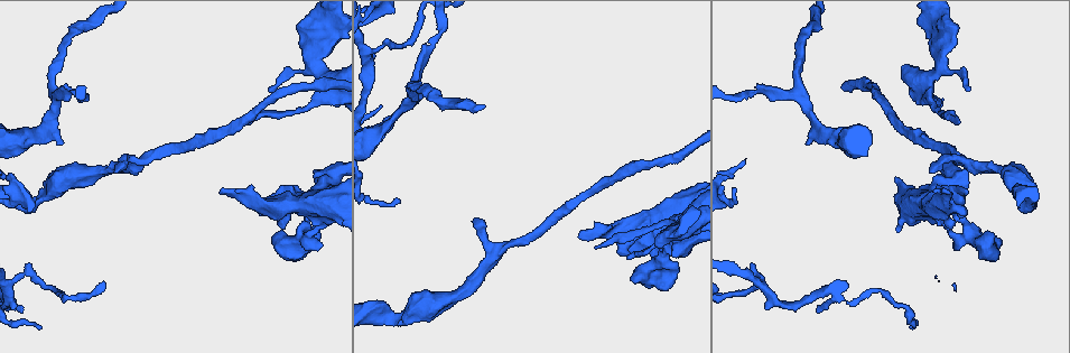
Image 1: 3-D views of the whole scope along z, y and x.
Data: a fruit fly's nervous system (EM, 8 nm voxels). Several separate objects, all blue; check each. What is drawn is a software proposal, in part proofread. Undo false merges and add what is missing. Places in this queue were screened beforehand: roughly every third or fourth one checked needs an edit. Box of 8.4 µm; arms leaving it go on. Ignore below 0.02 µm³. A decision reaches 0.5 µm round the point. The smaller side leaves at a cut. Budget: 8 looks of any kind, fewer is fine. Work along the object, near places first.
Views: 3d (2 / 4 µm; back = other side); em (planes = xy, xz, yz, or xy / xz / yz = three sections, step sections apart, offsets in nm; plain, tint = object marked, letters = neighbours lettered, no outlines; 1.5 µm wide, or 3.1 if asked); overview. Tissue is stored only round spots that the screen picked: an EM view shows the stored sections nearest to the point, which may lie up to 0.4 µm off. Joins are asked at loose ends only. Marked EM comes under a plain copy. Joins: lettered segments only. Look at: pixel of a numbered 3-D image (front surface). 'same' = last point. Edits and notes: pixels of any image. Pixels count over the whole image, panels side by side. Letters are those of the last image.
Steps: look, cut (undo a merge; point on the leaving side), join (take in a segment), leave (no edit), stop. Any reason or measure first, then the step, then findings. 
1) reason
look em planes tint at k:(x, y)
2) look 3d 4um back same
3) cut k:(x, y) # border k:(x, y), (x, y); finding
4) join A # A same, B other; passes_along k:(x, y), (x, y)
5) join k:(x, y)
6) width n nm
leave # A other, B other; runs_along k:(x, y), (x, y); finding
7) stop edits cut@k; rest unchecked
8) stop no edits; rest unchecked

look em yz step 8 tint at 1:(40, 201)

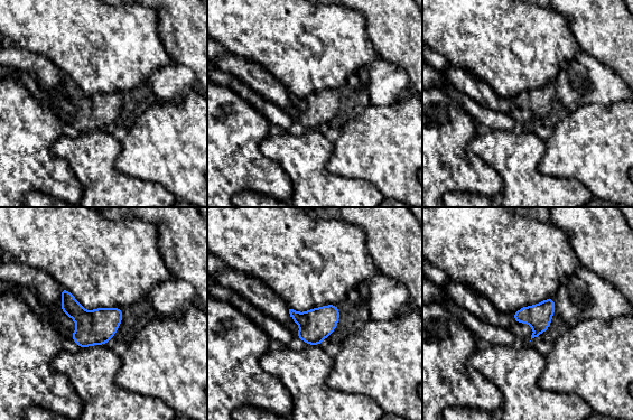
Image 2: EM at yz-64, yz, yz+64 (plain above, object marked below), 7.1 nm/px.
look em yz step 8 letters same

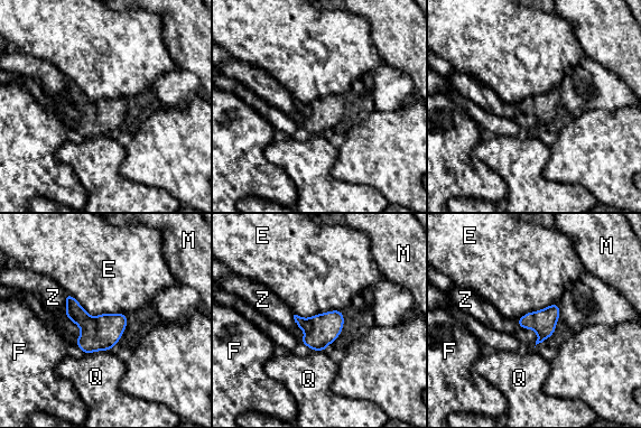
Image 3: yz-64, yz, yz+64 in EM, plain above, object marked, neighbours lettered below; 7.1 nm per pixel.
leave # E other, F other, M other, Q other, Z other; border 3:(64, 294), (65, 315), (67, 317); all the same neuron

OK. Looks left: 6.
free end
look 3d 4um at 1:(61, 145)

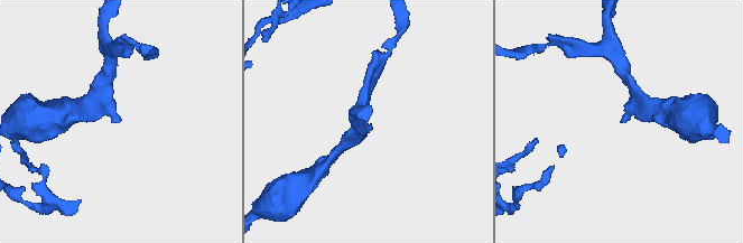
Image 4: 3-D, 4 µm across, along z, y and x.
need the tissue
look em planes letters at 4:(119, 121)

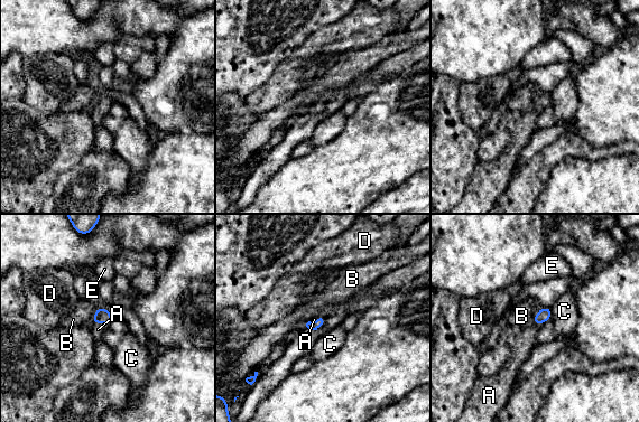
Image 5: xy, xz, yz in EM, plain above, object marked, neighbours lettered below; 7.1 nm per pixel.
longest_contact B 130 nm
join A # A same, B other, C other, D other, E other; passes_along 5:(102, 316), (100, 322), (98, 329); the neuron continues

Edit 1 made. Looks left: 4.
redraw
look overview

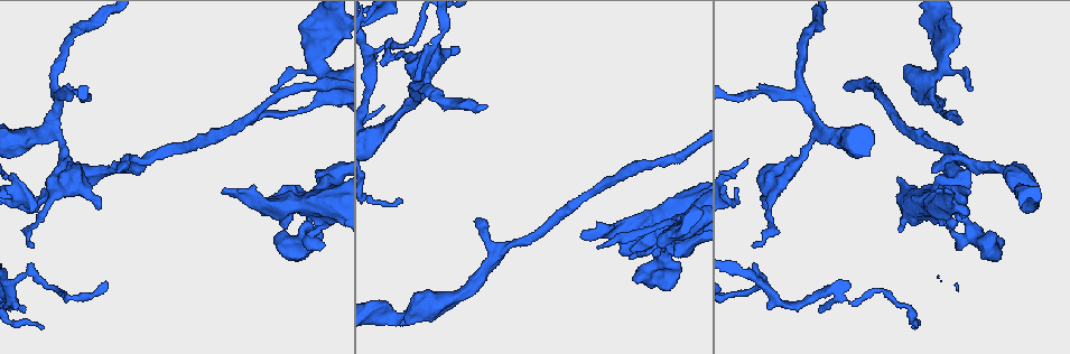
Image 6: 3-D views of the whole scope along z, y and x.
free end
look 3d 2um at 6:(970, 91)

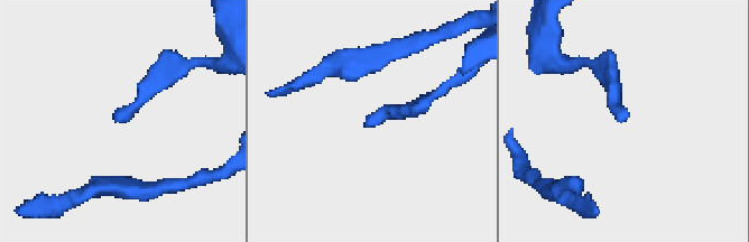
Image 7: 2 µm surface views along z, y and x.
look em xz step 8 tint at 7:(116, 122)

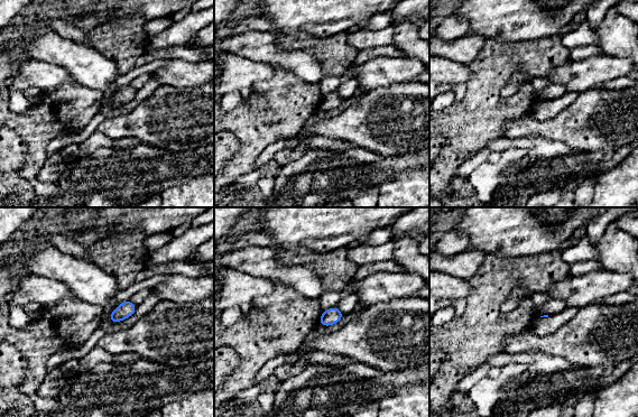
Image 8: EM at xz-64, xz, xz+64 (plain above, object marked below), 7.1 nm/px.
look em planes letters same

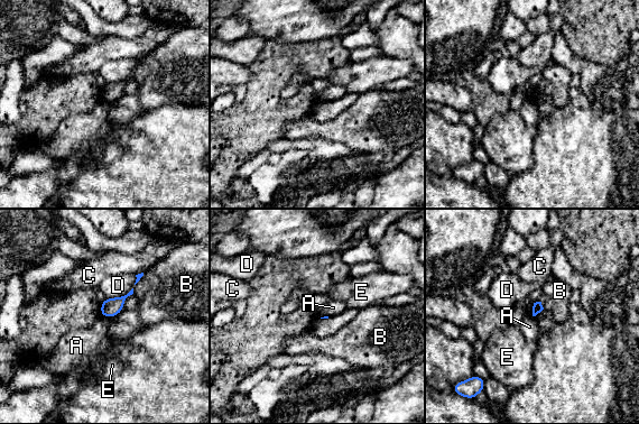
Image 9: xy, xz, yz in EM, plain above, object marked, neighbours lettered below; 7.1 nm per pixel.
leave # A other, B other, C other, D other, E other; border 9:(101, 315), (108, 318); none of them fits

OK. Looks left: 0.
stop edits join@5; rest unchecked

